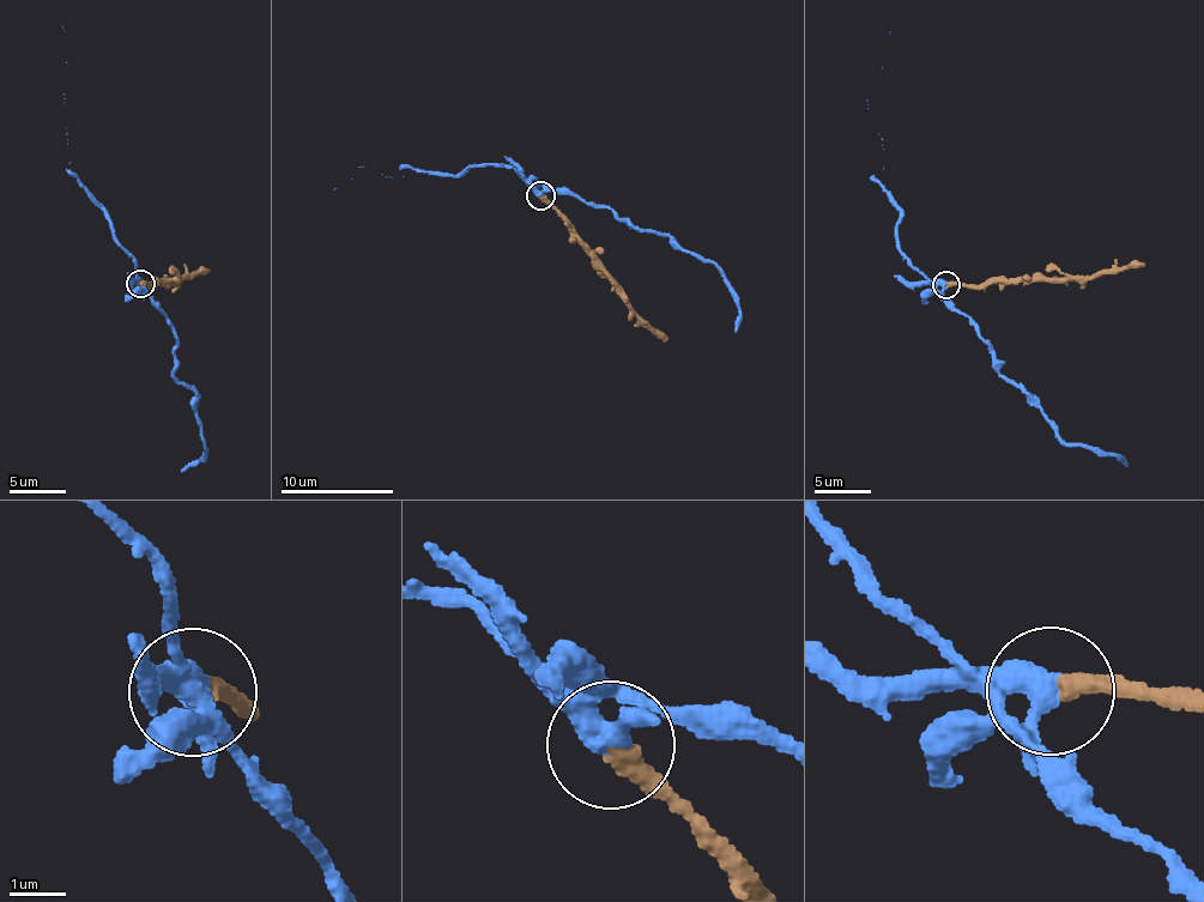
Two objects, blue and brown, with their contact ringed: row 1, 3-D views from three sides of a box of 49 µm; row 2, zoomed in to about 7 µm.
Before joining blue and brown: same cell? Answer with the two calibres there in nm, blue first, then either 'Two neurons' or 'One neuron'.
Thickness 320 nm (blue) against 340 nm. One neuron

